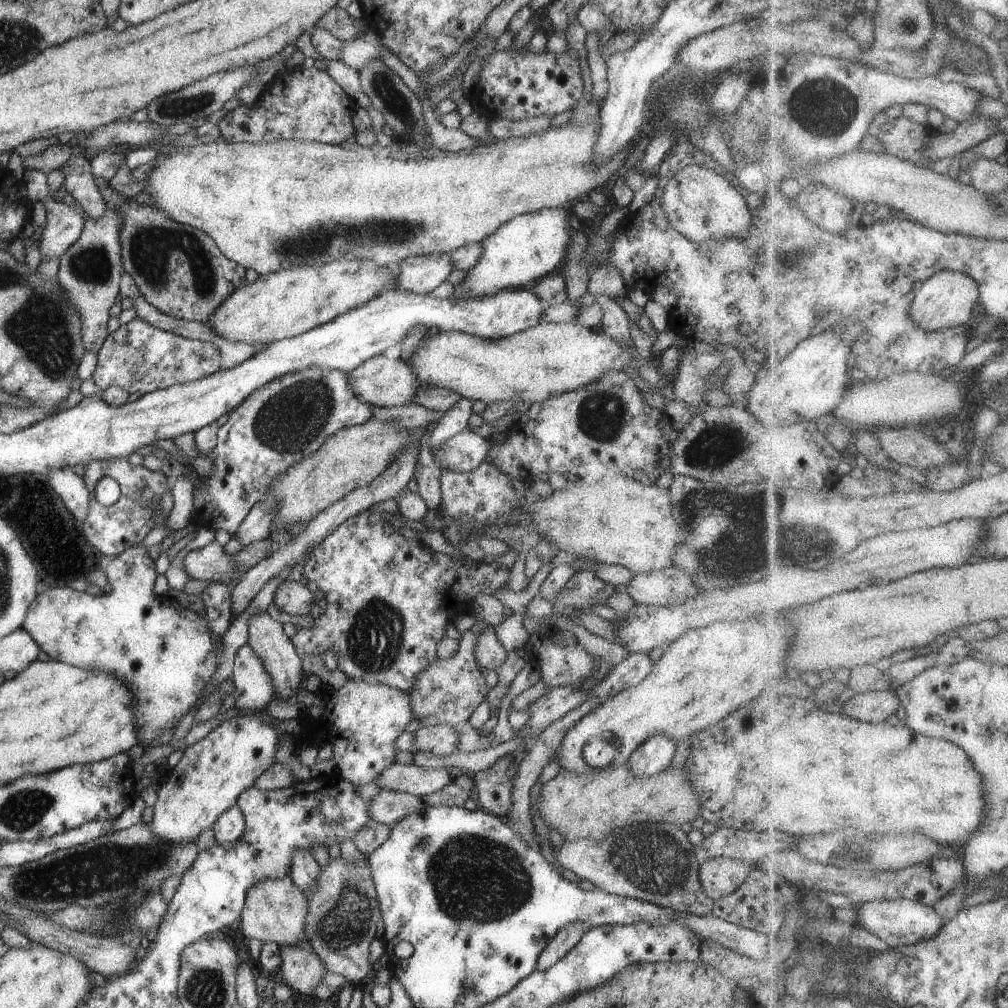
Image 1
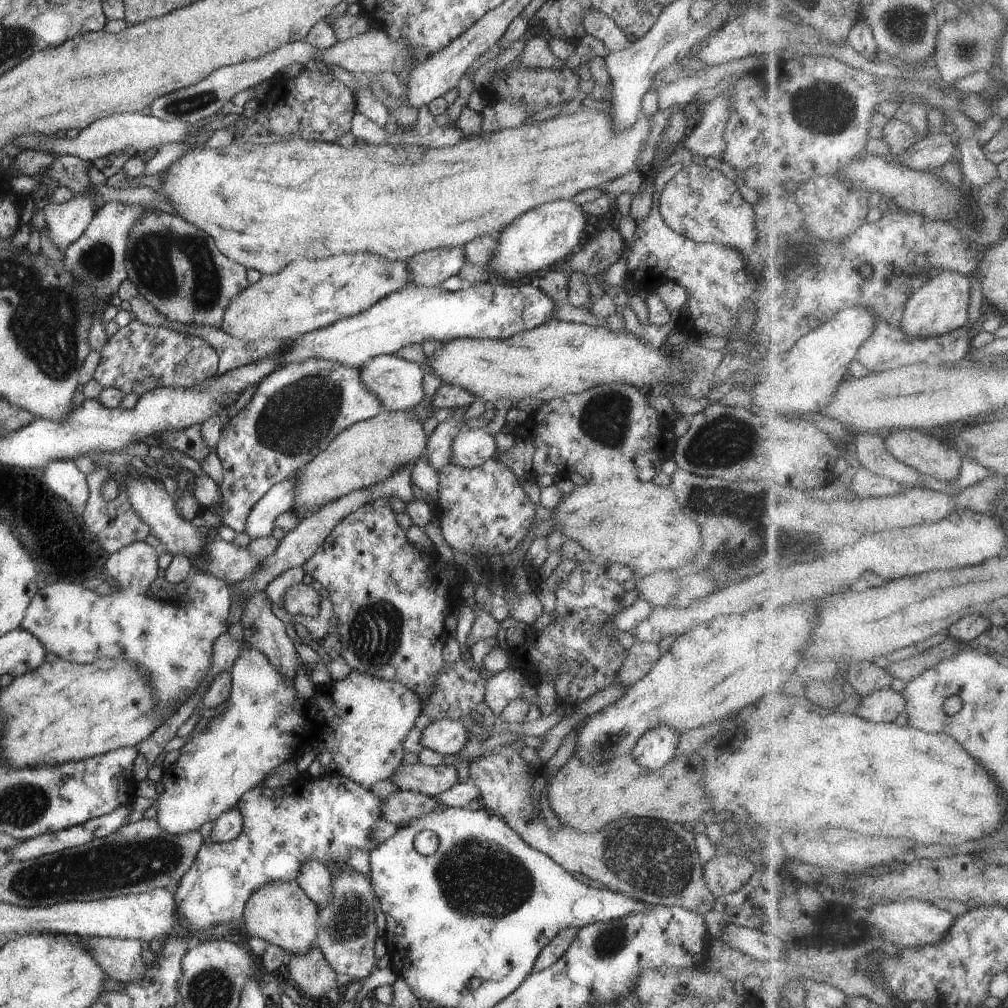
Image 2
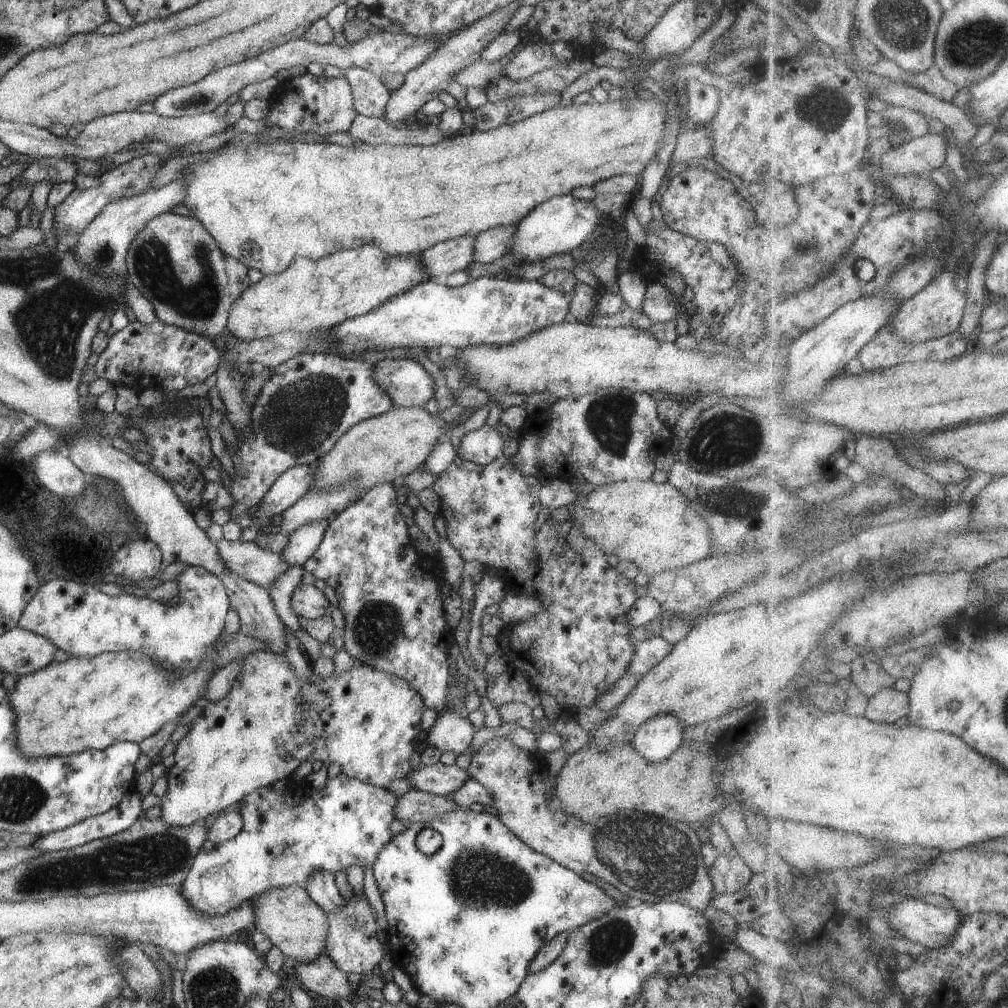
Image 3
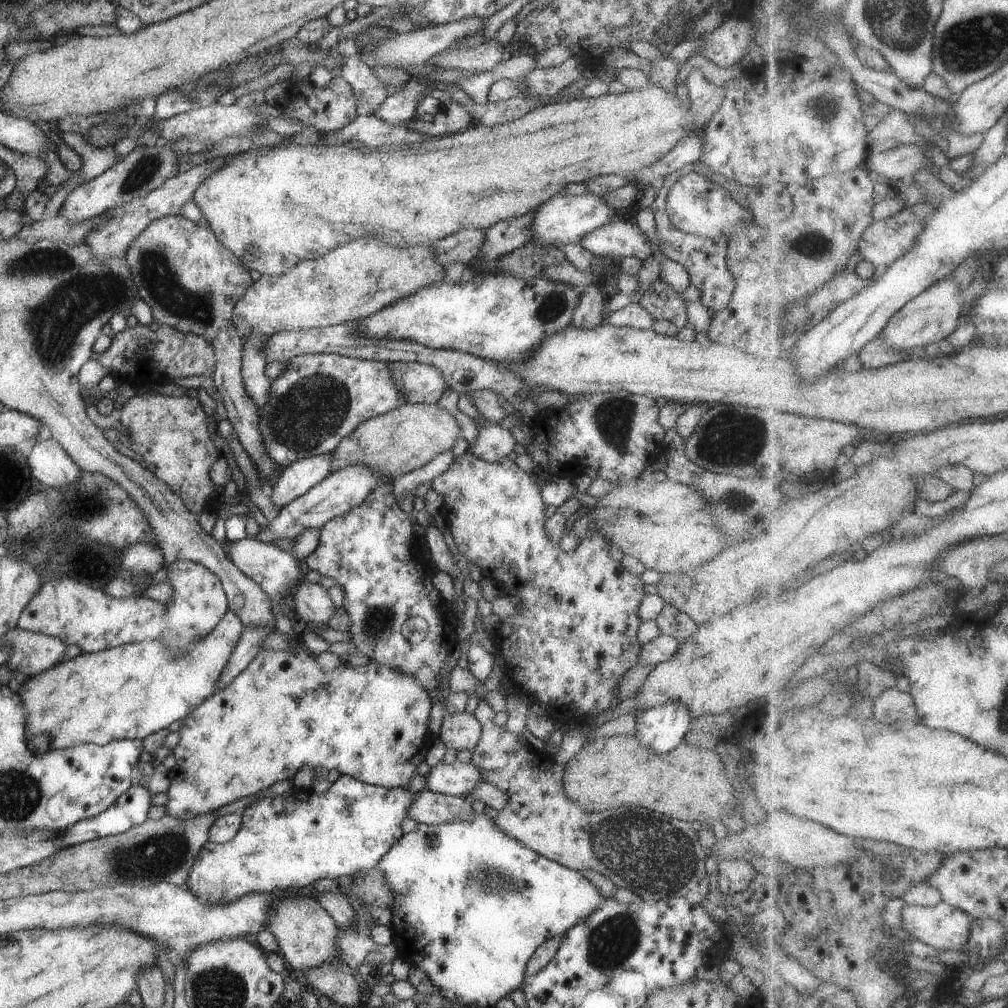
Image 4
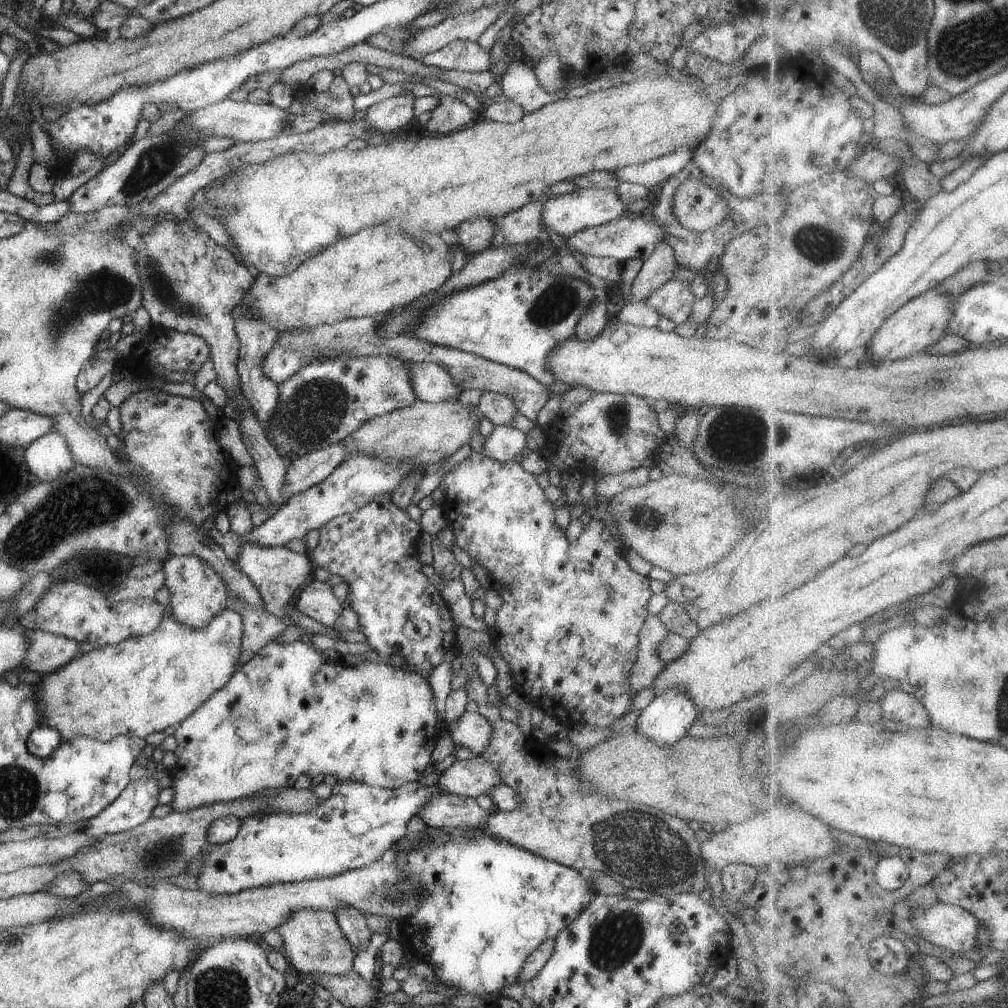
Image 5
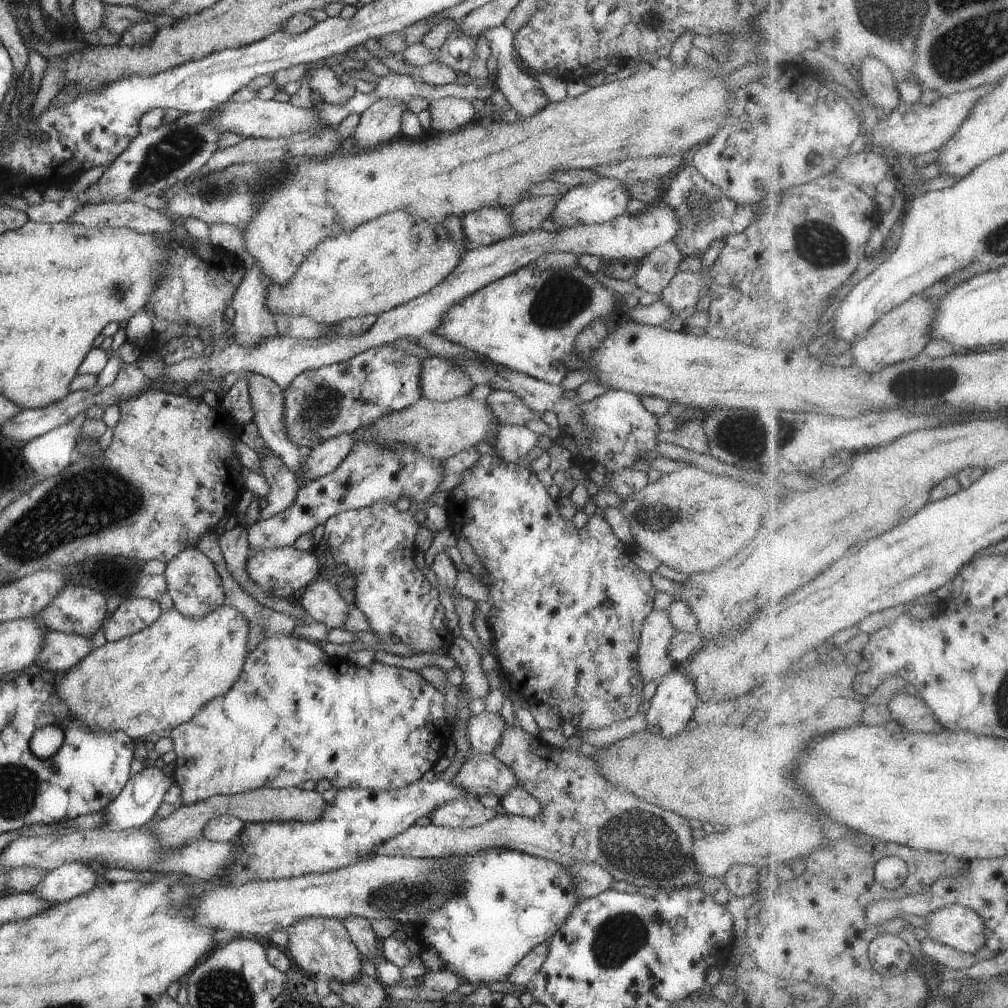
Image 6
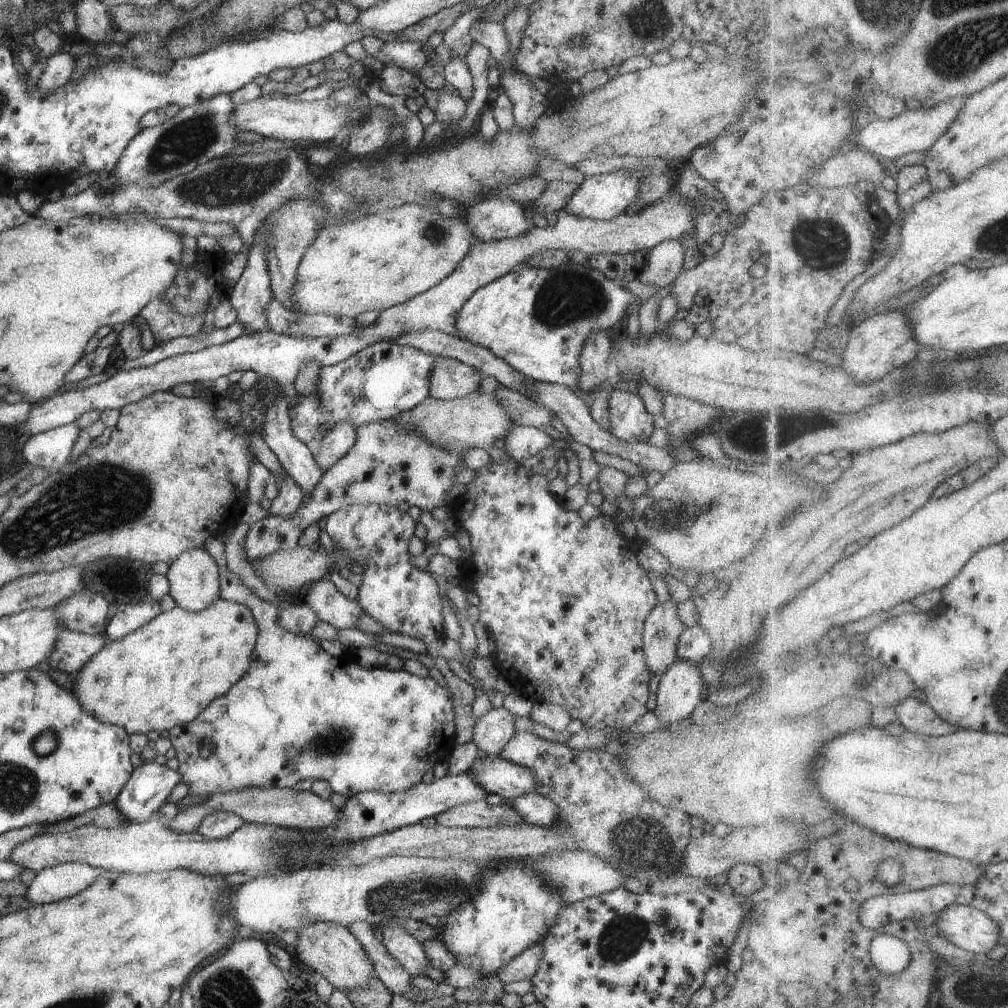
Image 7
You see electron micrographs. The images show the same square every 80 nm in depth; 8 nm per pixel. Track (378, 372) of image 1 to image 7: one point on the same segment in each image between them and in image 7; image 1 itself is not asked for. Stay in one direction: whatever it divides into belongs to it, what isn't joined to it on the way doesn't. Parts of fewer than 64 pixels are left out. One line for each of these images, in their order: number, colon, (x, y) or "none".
2: (397, 383)
3: (408, 384)
4: (419, 382)
5: (431, 383)
6: (440, 381)
7: (449, 379)

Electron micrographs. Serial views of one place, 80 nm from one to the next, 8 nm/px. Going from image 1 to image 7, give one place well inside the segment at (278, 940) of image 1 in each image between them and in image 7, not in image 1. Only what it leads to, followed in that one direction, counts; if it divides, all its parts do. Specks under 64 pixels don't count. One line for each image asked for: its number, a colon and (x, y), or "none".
2: (282, 914)
3: (294, 923)
4: (306, 932)
5: (313, 941)
6: (320, 946)
7: (326, 947)

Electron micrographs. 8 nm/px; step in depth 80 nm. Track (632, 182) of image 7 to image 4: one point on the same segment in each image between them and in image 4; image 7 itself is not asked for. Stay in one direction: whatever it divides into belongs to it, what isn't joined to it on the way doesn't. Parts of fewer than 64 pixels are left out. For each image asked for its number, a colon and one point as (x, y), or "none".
4: (563, 219)
5: (567, 214)
6: (606, 198)

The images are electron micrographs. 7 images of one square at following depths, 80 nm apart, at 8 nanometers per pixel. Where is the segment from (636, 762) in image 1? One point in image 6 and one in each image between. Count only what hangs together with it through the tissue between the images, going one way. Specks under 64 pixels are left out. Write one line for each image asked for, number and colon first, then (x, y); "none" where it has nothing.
2: (657, 748)
3: (656, 740)
4: (661, 728)
5: (666, 720)
6: (672, 707)

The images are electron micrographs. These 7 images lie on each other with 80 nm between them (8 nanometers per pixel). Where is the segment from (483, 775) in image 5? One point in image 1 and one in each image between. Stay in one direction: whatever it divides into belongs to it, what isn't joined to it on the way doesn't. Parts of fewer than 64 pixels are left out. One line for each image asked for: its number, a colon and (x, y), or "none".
1: (419, 781)
2: (430, 781)
3: (439, 779)
4: (457, 779)

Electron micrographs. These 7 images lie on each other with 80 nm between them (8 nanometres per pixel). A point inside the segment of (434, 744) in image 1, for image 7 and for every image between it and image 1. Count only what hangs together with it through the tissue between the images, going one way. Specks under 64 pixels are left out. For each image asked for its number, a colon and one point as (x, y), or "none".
2: (446, 737)
3: (451, 733)
4: (462, 731)
5: (472, 731)
6: (483, 730)
7: (492, 731)

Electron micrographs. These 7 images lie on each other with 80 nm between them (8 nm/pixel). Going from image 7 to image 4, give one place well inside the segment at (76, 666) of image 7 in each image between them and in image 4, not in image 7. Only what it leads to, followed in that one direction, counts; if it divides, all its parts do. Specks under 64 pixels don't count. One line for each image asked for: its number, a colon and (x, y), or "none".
4: (32, 653)
5: (47, 653)
6: (60, 652)

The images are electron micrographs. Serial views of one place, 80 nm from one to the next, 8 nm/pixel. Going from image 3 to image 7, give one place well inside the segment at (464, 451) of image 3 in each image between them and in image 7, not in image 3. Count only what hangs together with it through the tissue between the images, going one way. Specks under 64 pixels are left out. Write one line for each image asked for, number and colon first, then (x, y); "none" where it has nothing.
4: (493, 443)
5: (505, 444)
6: (513, 442)
7: (521, 442)

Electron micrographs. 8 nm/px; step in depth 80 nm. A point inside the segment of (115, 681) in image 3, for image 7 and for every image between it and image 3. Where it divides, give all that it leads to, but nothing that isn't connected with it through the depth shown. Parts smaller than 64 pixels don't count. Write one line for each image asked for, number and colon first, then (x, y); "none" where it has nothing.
4: (131, 691)
5: (145, 684)
6: (160, 677)
7: (162, 675)

